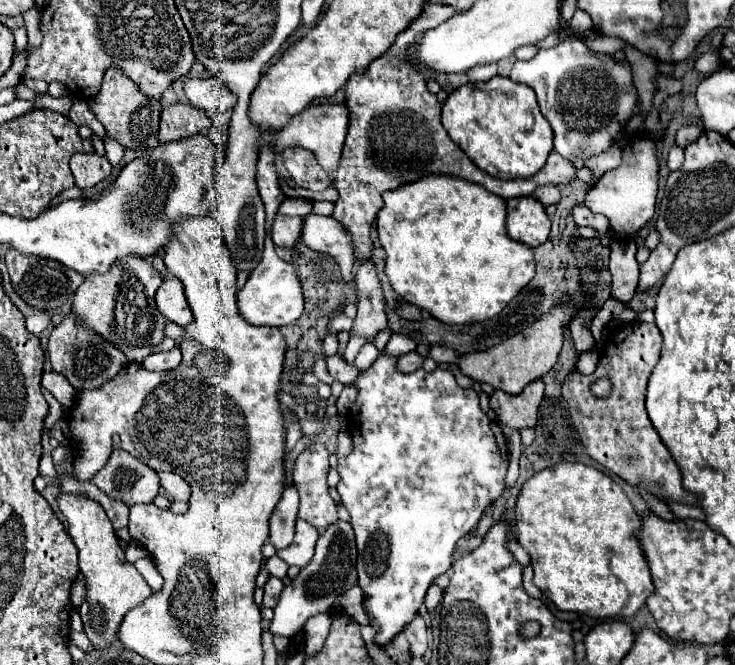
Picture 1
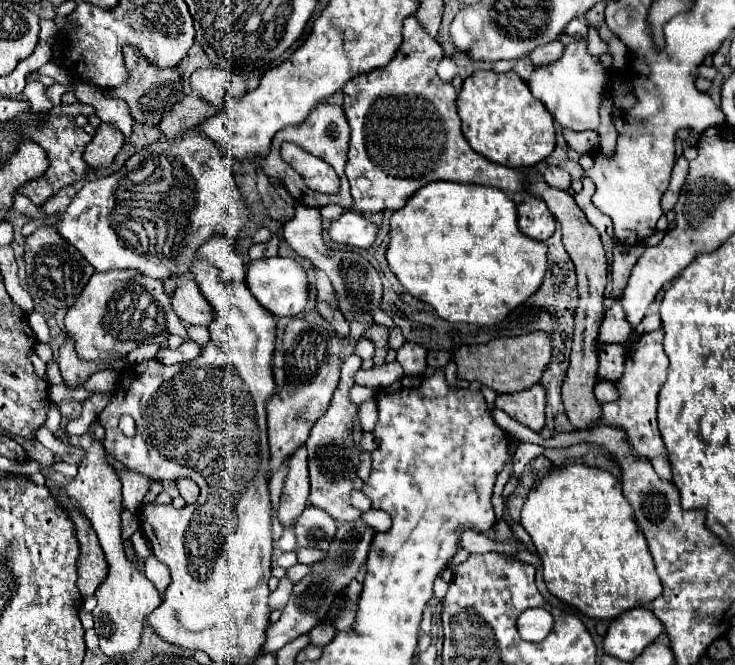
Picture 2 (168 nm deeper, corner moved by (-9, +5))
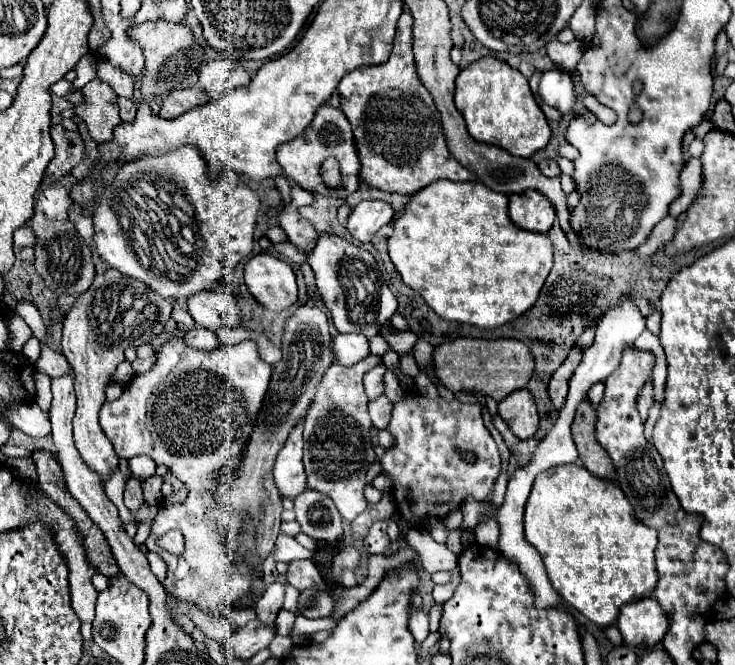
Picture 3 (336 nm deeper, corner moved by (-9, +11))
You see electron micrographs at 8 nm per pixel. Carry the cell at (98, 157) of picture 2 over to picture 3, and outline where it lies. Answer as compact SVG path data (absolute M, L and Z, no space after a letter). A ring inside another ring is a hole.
M98 77L82 87L86 101L76 107L76 115L86 121L90 137L96 143L108 143L114 137L114 129L122 123L116 105L116 93Z

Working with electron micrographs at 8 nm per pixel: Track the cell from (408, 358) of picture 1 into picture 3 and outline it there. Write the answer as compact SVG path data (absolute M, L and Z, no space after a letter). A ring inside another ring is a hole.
M378 365L378 367L372 367L366 375L364 375L364 389L366 389L366 395L370 399L376 399L378 395L384 393L384 383L382 383L382 377L384 377L384 371L386 367L384 365Z

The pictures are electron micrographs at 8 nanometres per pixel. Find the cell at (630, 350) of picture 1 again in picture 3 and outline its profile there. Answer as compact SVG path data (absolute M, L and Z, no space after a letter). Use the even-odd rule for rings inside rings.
M650 377L644 385L644 389L640 391L640 397L636 399L636 409L642 417L642 421L648 419L648 413L652 407L654 407L654 385L652 385L652 377Z

